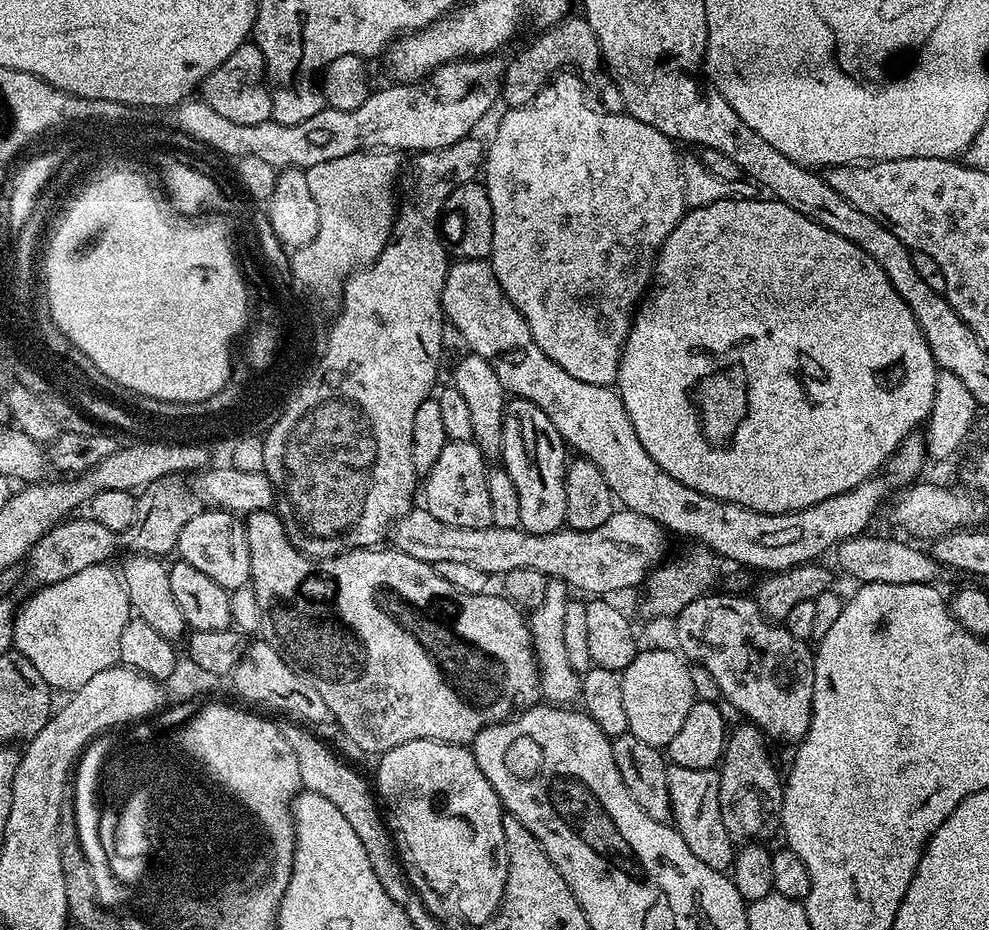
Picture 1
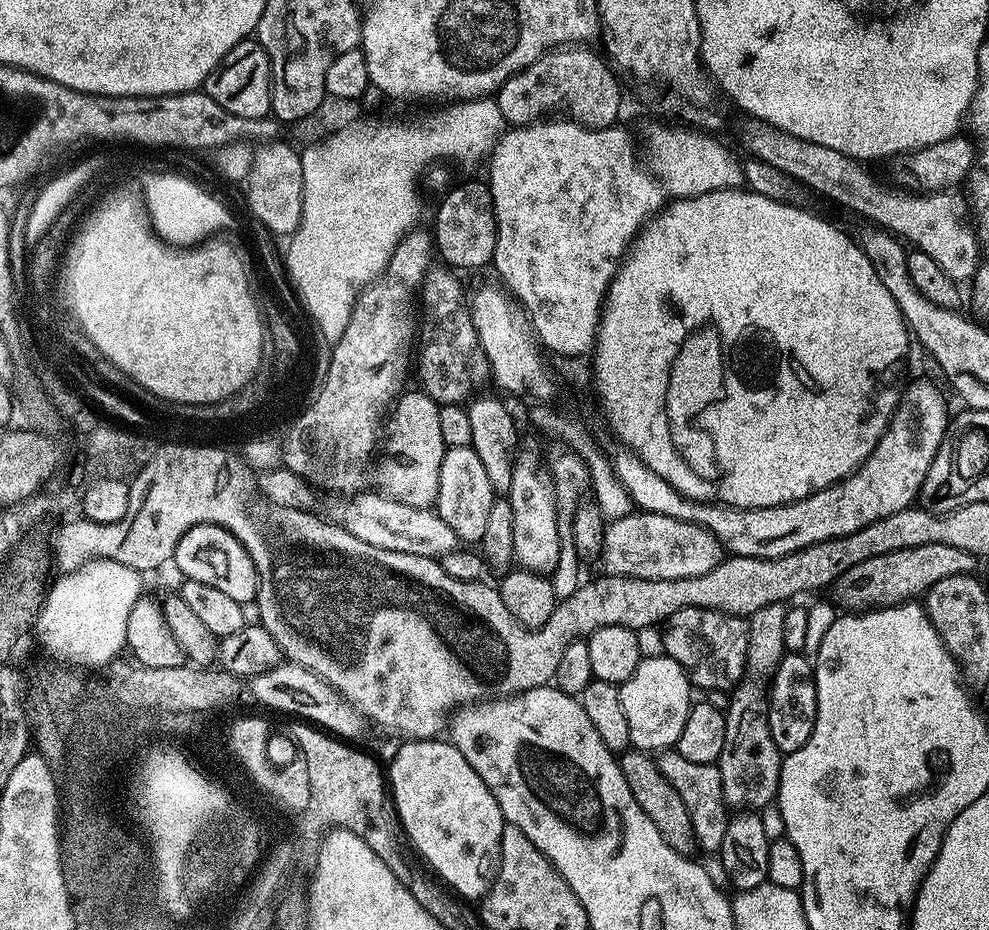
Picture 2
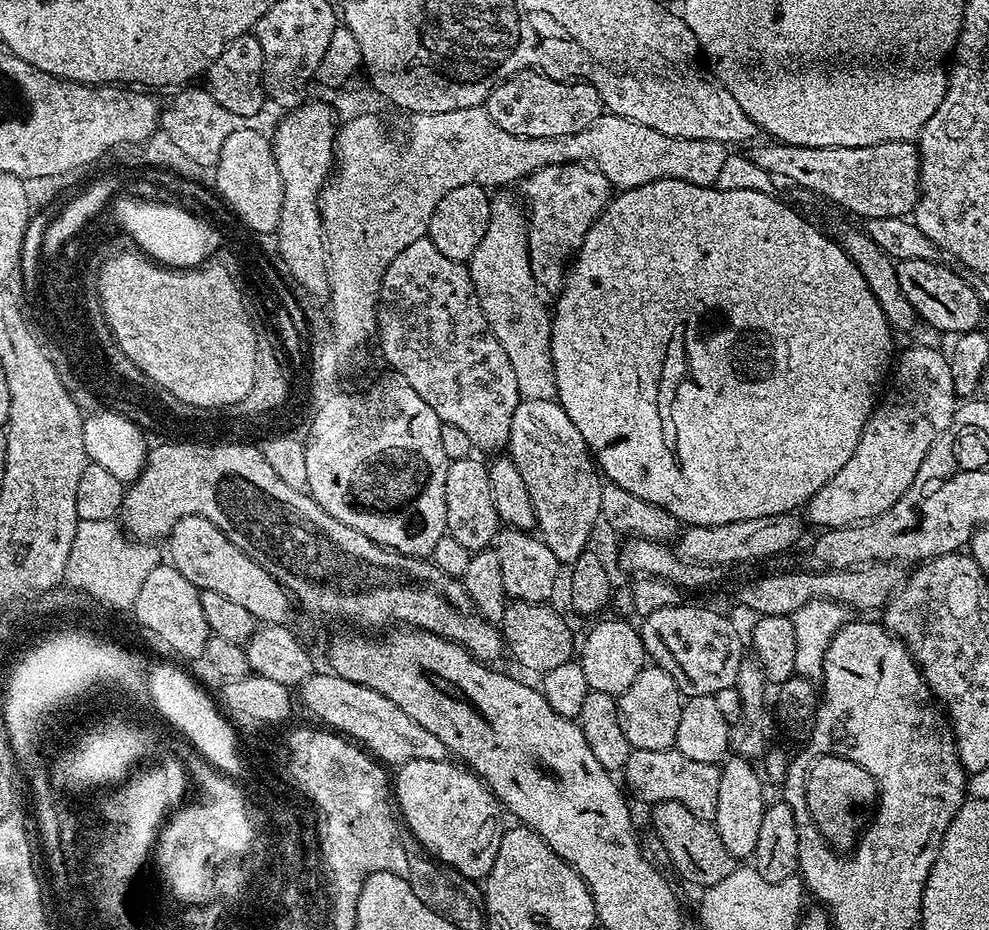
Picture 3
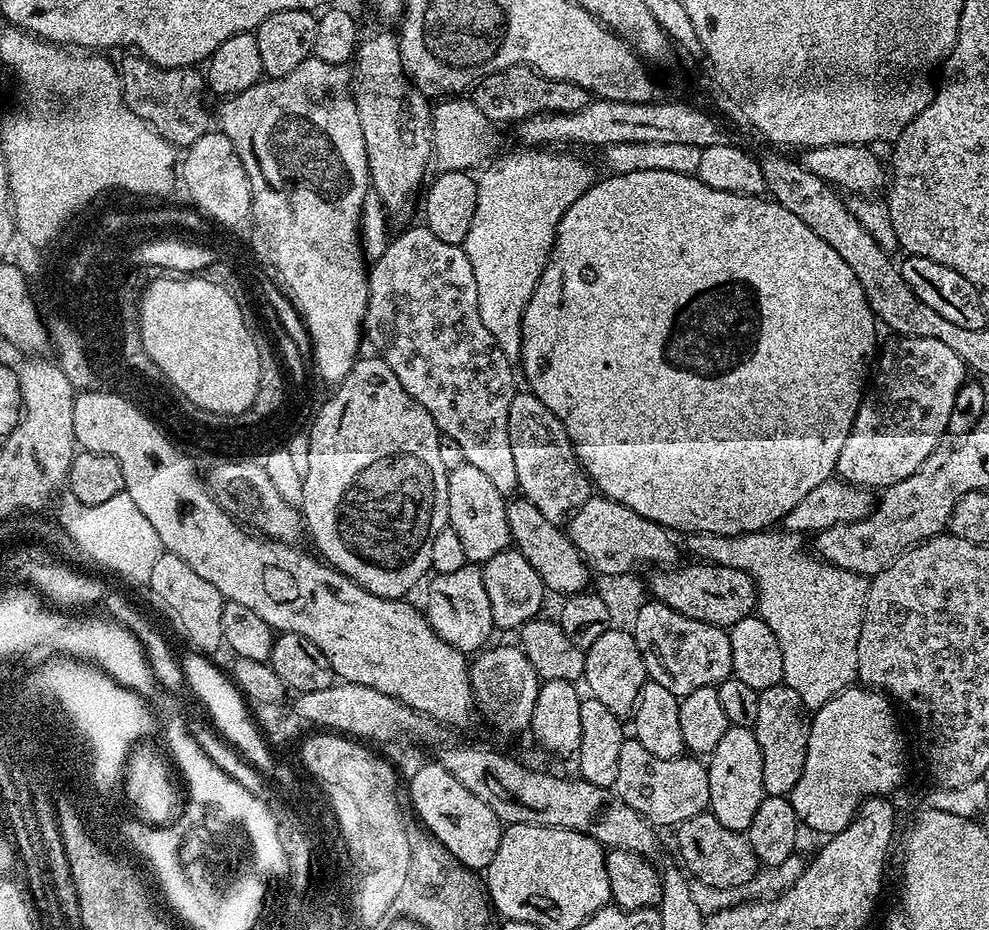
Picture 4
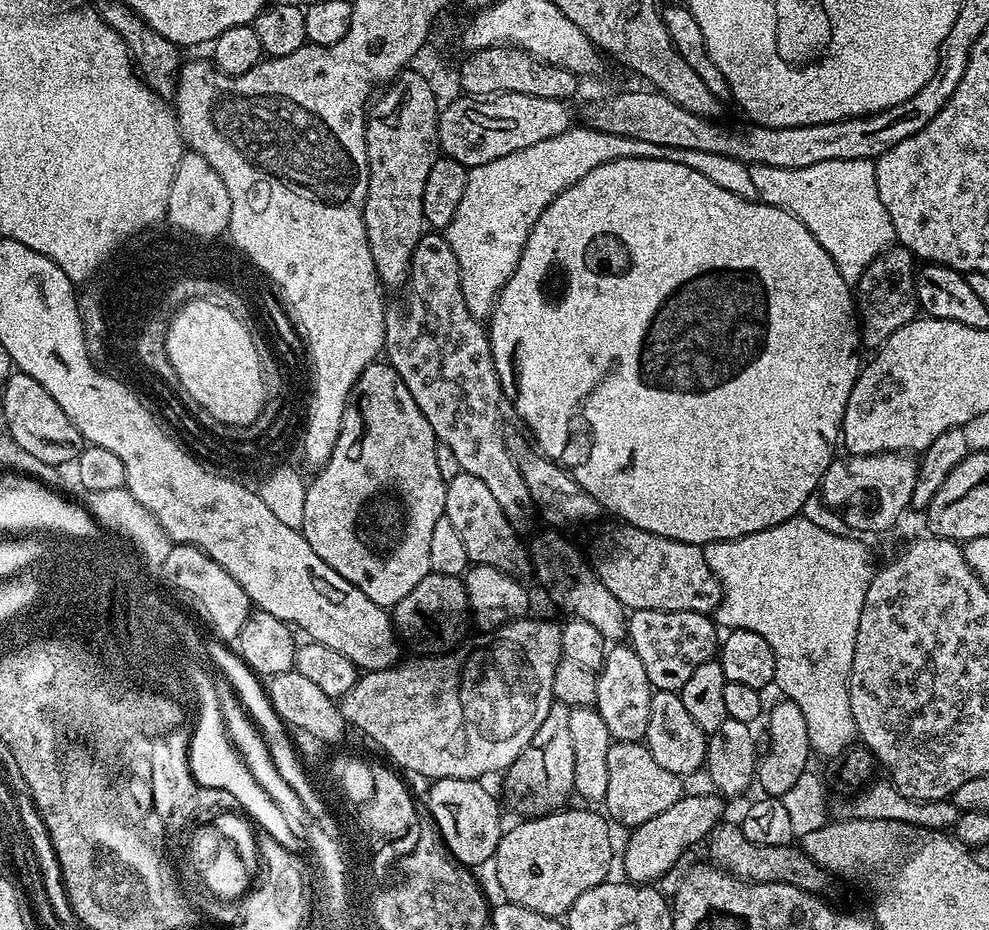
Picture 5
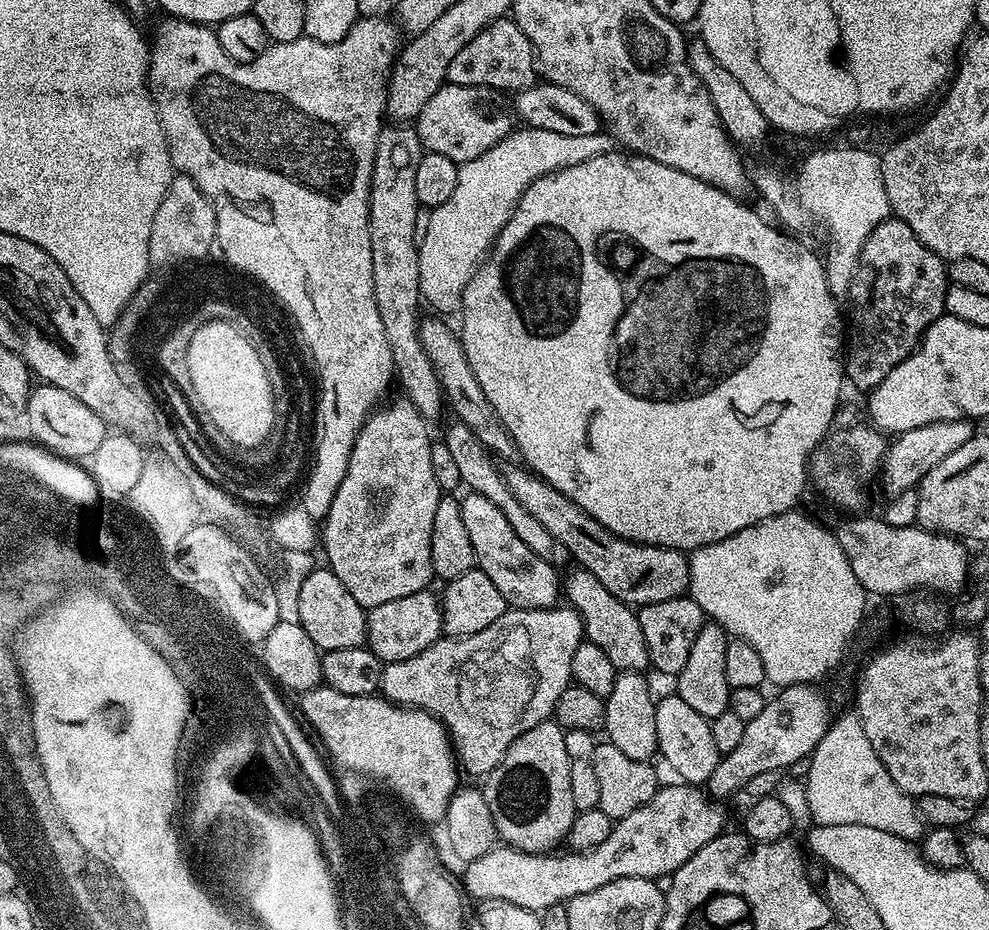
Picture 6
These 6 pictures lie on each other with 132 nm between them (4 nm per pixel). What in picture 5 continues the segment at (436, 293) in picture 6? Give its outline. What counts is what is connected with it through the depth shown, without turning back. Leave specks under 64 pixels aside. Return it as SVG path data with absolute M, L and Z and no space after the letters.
M573 126L554 138L526 146L526 150L514 150L514 154L506 154L506 158L494 158L494 162L470 168L462 202L448 223L446 235L450 250L454 250L454 258L458 258L466 310L470 310L474 319L483 321L491 316L496 298L514 274L518 258L526 246L526 238L530 230L534 230L534 222L538 222L542 210L546 210L546 206L550 206L562 190L586 178L590 170L598 170L598 166L618 162L622 158L654 158L655 161L688 166L735 196L747 197L753 191L749 167L738 159L710 154L709 151L642 142L642 138L606 134L587 126Z

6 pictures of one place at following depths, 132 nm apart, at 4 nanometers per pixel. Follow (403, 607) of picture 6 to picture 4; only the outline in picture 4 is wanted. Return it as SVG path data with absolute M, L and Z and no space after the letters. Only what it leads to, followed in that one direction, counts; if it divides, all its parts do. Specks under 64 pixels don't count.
M467 563L462 570L454 570L454 574L433 575L427 584L426 615L430 627L459 652L479 653L494 633L494 614L490 612L490 597L486 594L483 571L477 565Z

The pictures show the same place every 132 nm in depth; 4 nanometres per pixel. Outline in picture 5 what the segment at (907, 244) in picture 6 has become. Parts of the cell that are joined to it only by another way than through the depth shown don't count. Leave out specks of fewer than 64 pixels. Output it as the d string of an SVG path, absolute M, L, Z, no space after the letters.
M892 246L881 253L865 268L859 281L854 284L854 299L860 325L860 338L863 347L875 350L902 326L917 319L916 273L917 261L903 246Z

